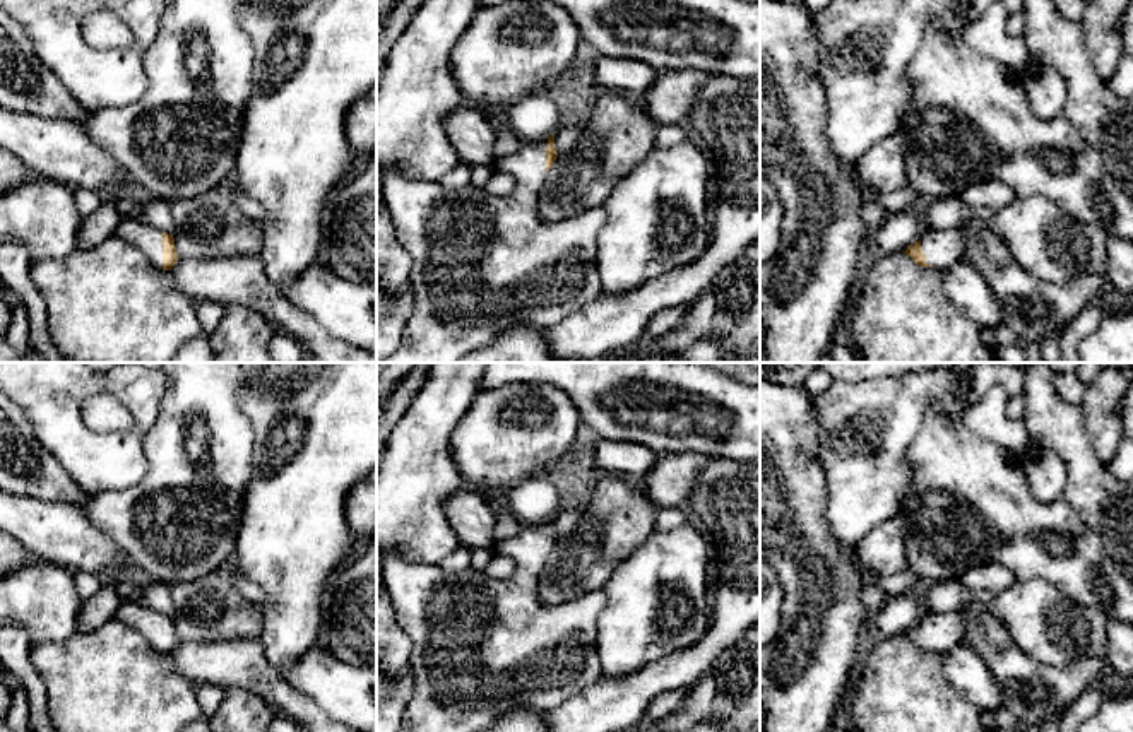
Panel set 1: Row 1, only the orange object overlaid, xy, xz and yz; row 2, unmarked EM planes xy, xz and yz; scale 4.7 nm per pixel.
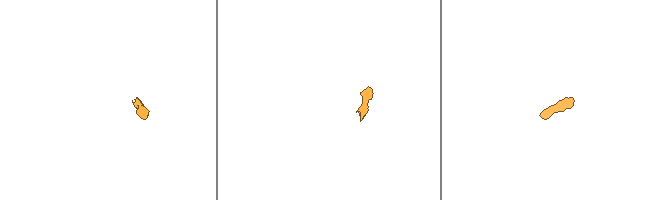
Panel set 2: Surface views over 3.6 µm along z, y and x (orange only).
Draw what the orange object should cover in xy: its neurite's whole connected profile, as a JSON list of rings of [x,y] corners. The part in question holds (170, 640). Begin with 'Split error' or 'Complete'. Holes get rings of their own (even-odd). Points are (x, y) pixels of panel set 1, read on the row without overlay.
Split error. [[[137,600],[120,604],[115,617],[140,631],[157,652],[171,653],[180,643],[173,617],[163,616]]]

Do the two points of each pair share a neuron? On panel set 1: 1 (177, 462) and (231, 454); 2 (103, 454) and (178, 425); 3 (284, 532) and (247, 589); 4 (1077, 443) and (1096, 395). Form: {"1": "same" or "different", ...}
{"1": "same", "2": "different", "3": "different", "4": "different"}

